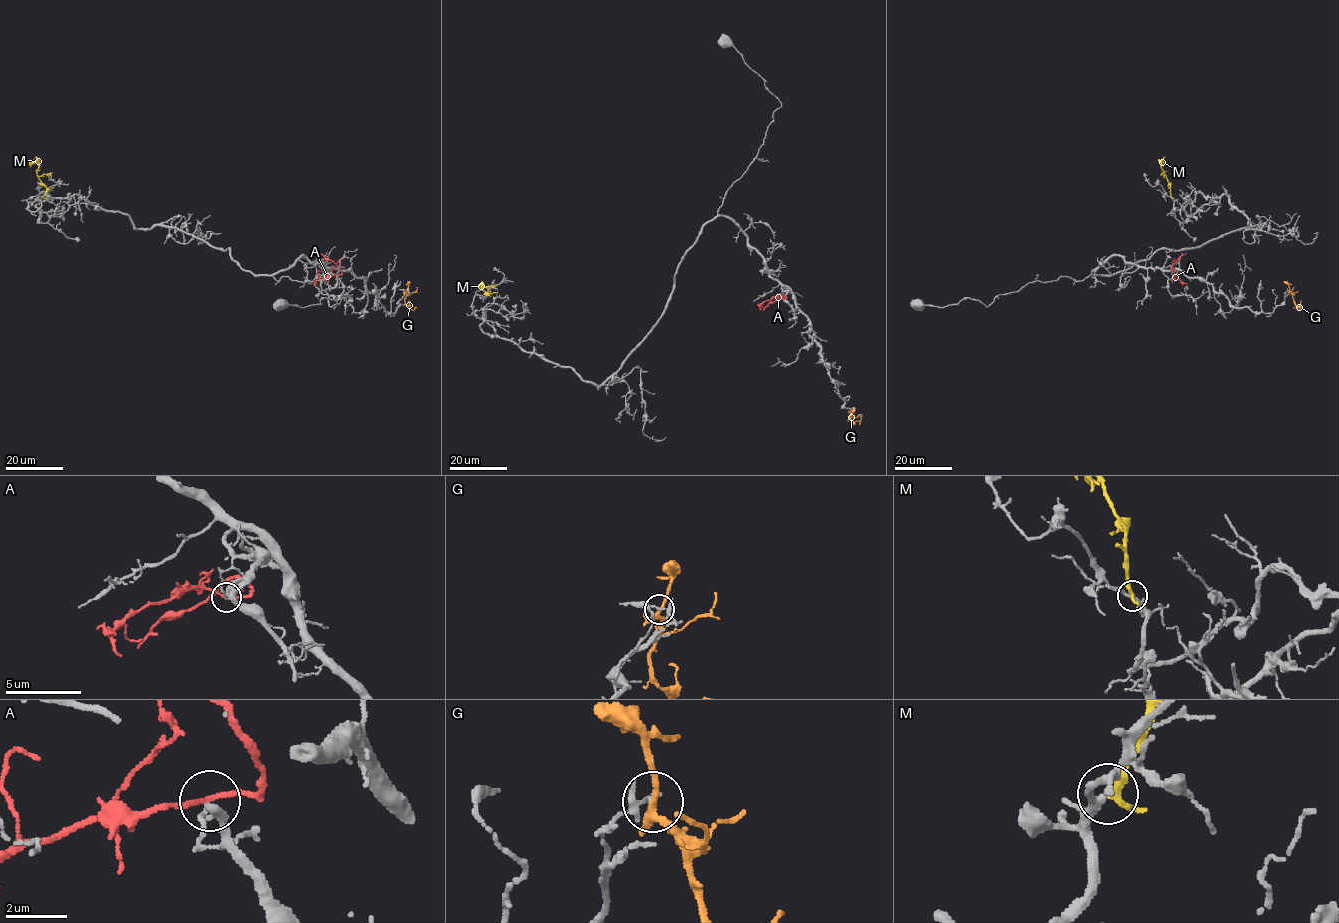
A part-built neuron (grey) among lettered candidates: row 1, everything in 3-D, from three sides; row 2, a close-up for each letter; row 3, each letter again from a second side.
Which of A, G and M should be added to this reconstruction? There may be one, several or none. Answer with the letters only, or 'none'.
M

